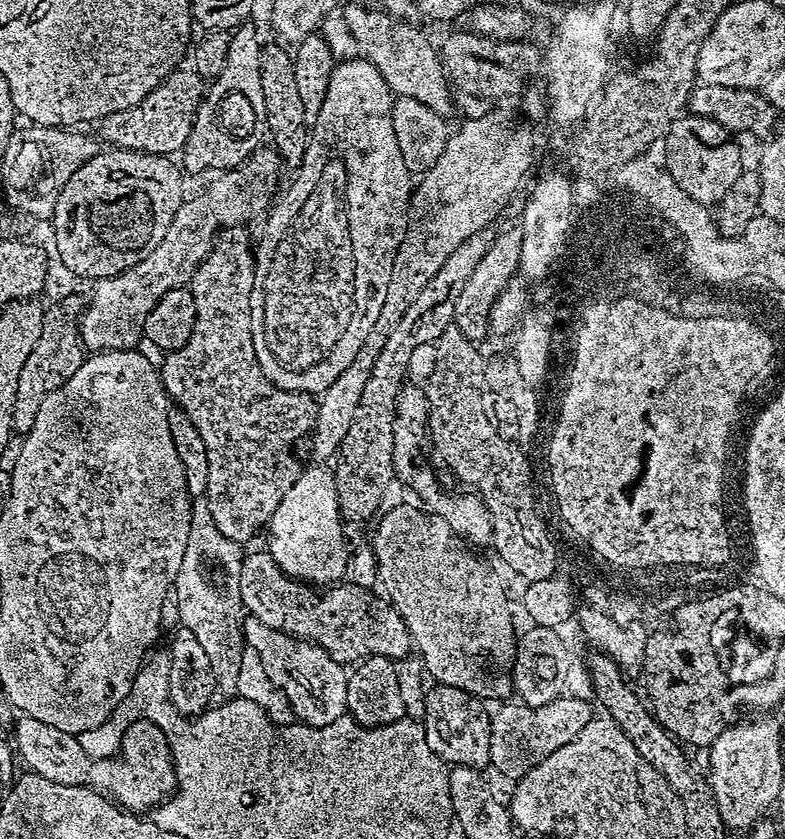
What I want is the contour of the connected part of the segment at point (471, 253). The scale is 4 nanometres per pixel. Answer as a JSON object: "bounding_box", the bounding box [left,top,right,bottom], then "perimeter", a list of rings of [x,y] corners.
{"bounding_box":[334,198,524,525],"perimeter":[[[513,198],[492,224],[461,242],[426,286],[423,286],[422,292],[410,303],[410,308],[399,319],[398,326],[386,339],[366,386],[363,387],[362,398],[355,407],[354,418],[350,421],[349,429],[334,460],[336,498],[340,507],[340,519],[345,525],[364,524],[372,515],[375,517],[381,511],[380,503],[383,502],[392,480],[394,481],[392,455],[396,398],[406,380],[404,367],[407,366],[408,359],[419,348],[424,348],[427,344],[428,347],[435,345],[442,330],[453,327],[454,306],[458,306],[458,298],[462,298],[462,294],[470,287],[478,262],[486,258],[490,246],[494,246],[500,235],[519,225],[524,203],[523,199]]]}

